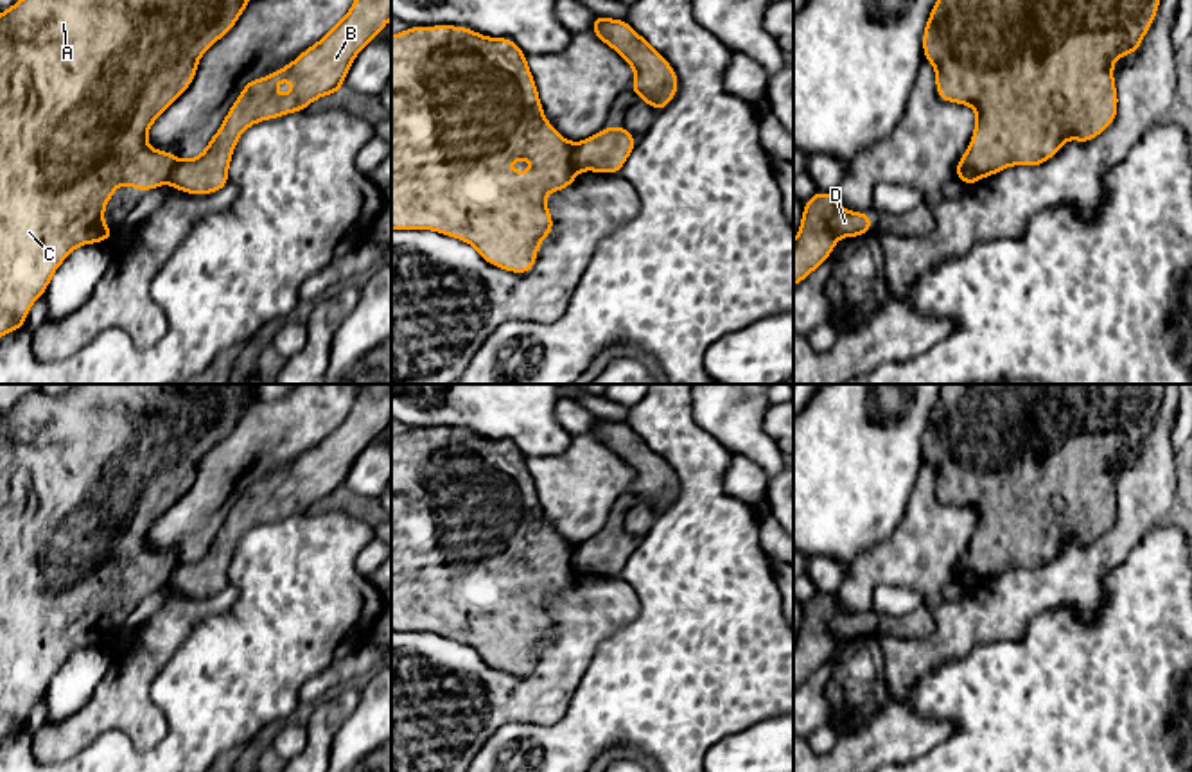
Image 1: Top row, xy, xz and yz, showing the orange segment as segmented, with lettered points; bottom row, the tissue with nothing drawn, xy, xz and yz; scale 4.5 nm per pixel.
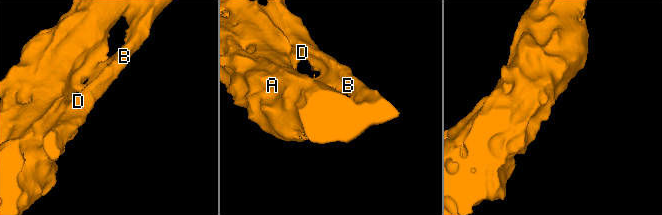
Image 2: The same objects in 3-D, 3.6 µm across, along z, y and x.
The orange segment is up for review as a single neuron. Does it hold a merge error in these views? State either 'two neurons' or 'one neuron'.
two neurons

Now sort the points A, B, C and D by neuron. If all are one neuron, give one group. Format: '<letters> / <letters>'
A C / B D

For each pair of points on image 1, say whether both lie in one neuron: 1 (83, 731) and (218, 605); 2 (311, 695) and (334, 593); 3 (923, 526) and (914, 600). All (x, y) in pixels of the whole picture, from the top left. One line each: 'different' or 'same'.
1: same
2: different
3: different

